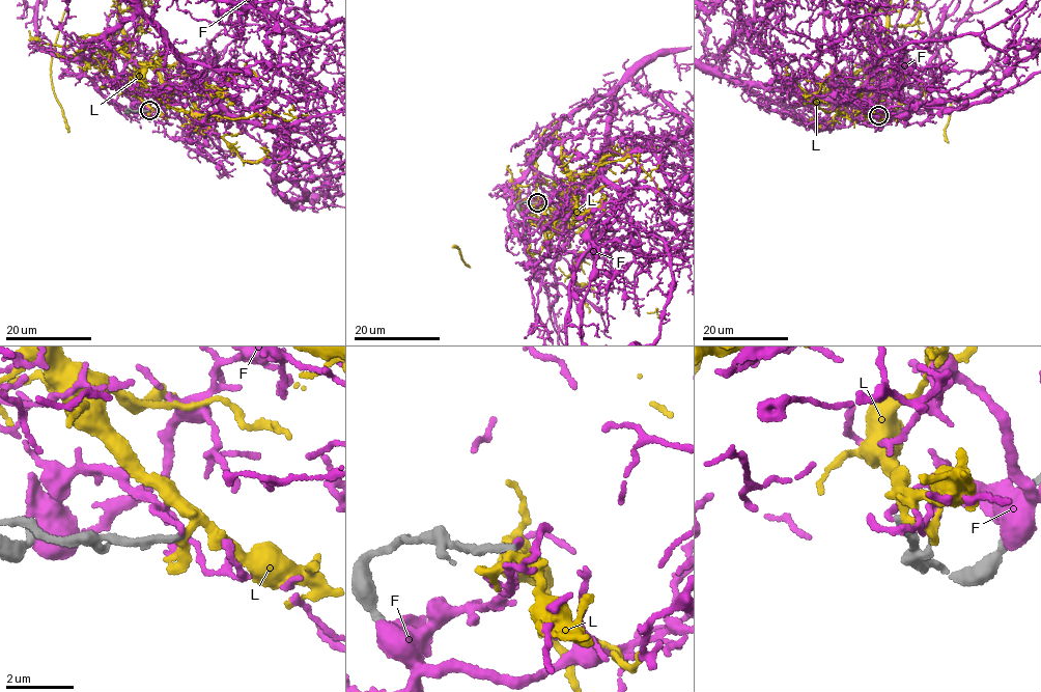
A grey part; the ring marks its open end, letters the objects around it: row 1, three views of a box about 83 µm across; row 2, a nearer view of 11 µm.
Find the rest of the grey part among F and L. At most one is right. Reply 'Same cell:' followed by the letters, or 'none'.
Same cell: none

